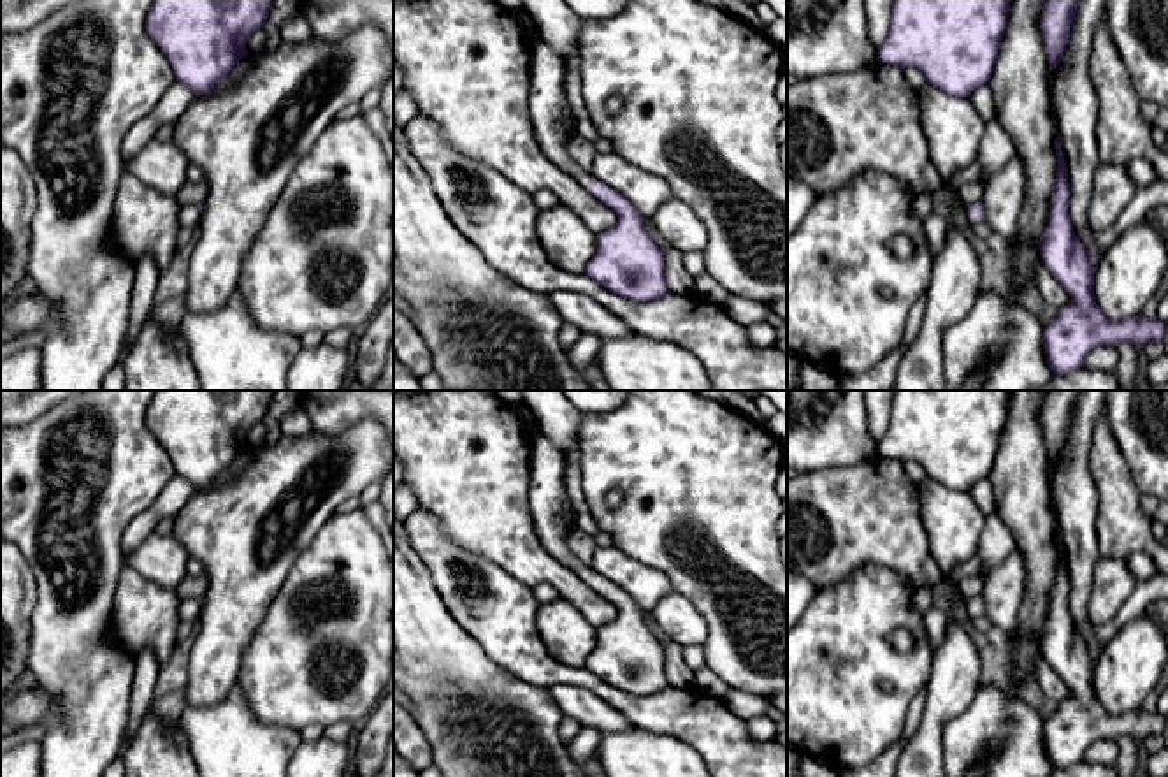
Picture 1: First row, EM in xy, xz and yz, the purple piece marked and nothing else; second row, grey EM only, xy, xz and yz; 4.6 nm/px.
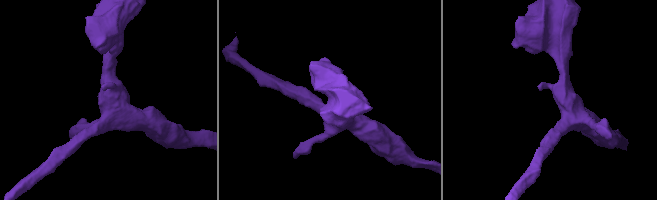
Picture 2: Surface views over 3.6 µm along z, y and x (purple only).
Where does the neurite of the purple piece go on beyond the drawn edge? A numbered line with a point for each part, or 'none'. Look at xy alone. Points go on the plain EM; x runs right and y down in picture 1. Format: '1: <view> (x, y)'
1: xy (188, 610)

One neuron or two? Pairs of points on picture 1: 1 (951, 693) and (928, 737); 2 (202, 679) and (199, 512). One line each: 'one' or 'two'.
1: one
2: one

